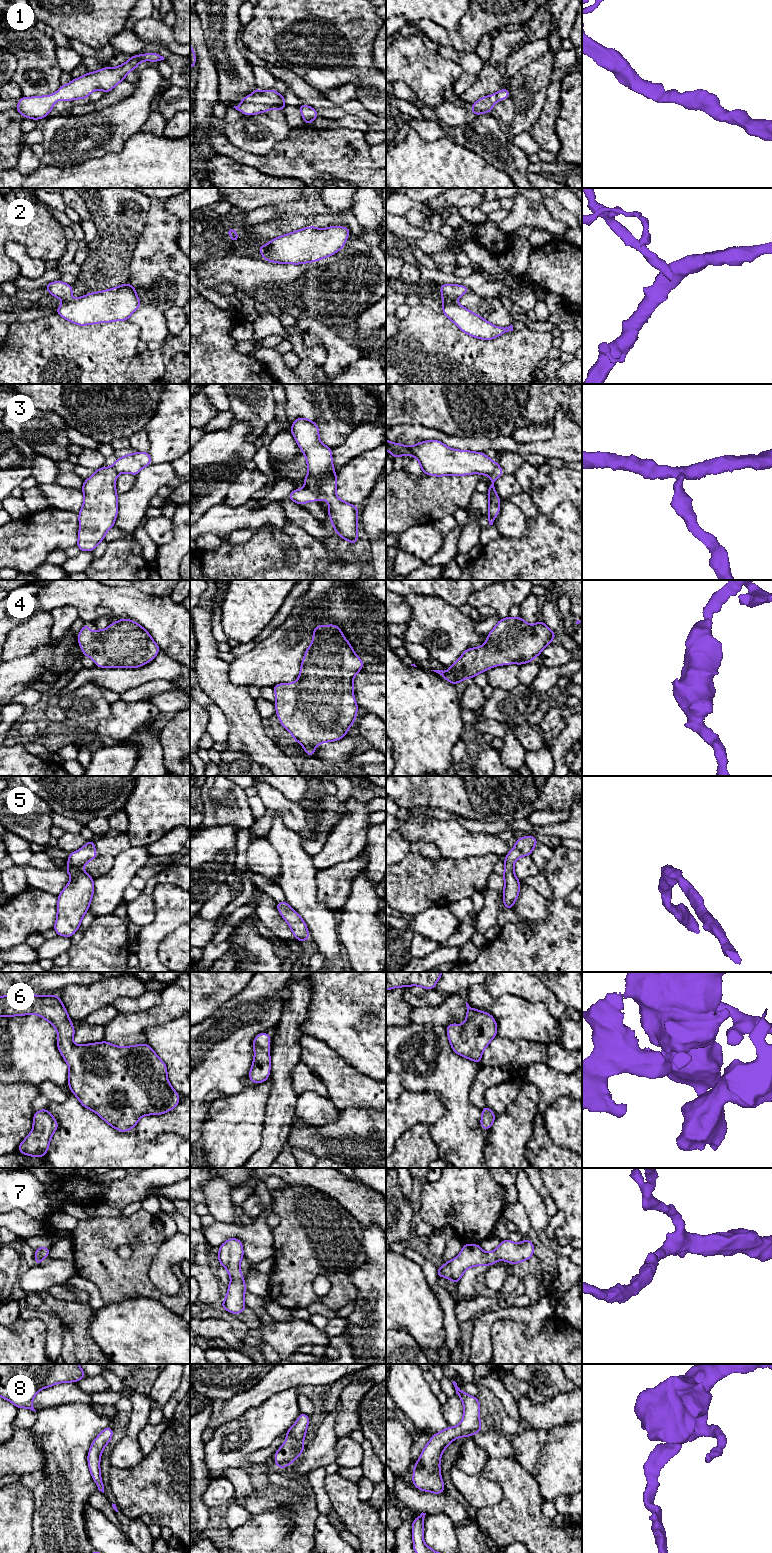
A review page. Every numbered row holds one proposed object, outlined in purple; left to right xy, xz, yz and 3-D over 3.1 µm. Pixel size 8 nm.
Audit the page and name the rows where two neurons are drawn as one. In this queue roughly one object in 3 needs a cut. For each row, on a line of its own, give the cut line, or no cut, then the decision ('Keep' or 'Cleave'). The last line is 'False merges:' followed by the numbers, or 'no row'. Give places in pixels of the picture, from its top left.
1: No split. Keep
2: Split along yz (453, 299), (443, 301). Cleave
3: Split along xz (305, 485), (317, 499). Cleave
4: No split. Keep
5: No split. Keep
6: No split. Keep
7: No split. Keep
8: No split. Keep
False merges: 2, 3

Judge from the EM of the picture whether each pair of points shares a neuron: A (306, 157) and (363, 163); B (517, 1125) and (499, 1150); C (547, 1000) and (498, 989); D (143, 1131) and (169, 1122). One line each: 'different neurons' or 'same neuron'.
A: same neuron
B: same neuron
C: same neuron
D: same neuron

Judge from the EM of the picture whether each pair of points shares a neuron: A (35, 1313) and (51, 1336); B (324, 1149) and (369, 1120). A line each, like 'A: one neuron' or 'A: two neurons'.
A: one neuron
B: one neuron

